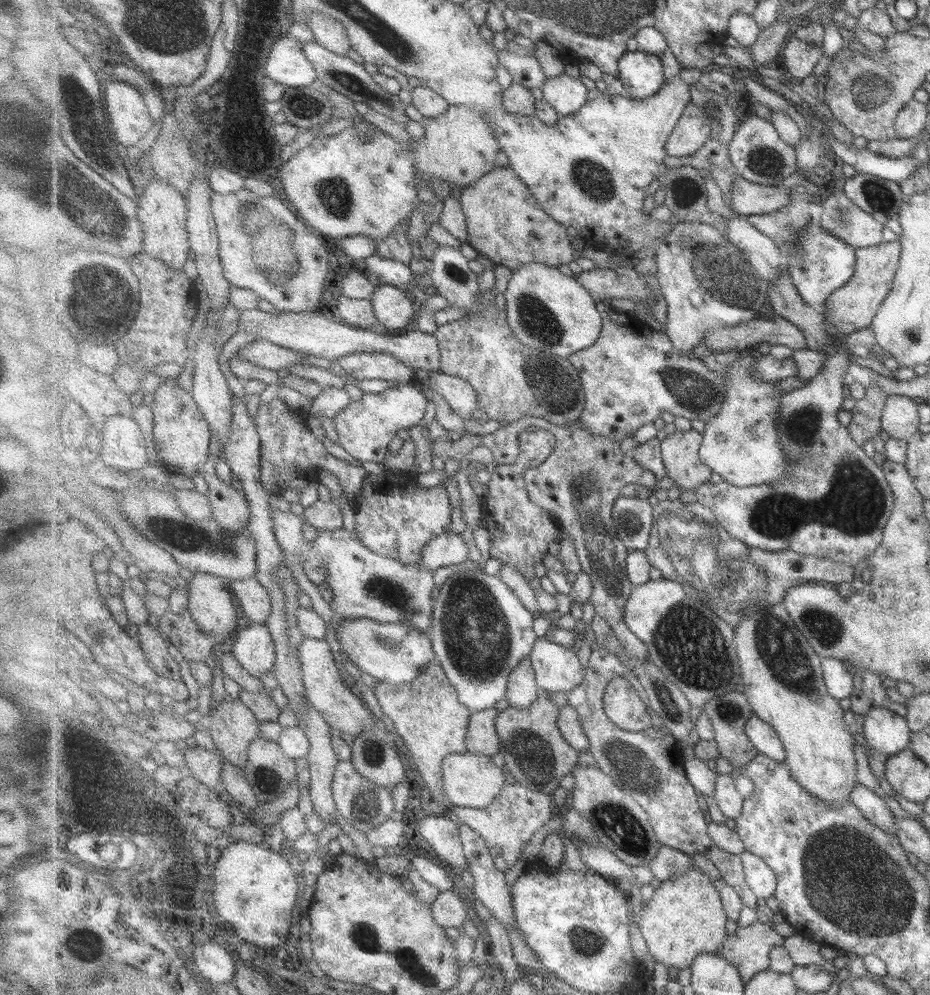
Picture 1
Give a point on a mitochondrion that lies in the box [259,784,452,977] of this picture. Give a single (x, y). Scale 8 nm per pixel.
(366, 935)

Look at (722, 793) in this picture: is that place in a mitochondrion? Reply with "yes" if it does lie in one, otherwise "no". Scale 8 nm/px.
no

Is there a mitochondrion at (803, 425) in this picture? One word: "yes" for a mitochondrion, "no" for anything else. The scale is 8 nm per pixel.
yes

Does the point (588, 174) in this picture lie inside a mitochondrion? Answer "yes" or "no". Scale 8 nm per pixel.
yes

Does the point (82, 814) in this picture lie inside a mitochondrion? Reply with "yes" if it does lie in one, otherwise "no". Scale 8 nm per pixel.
no

